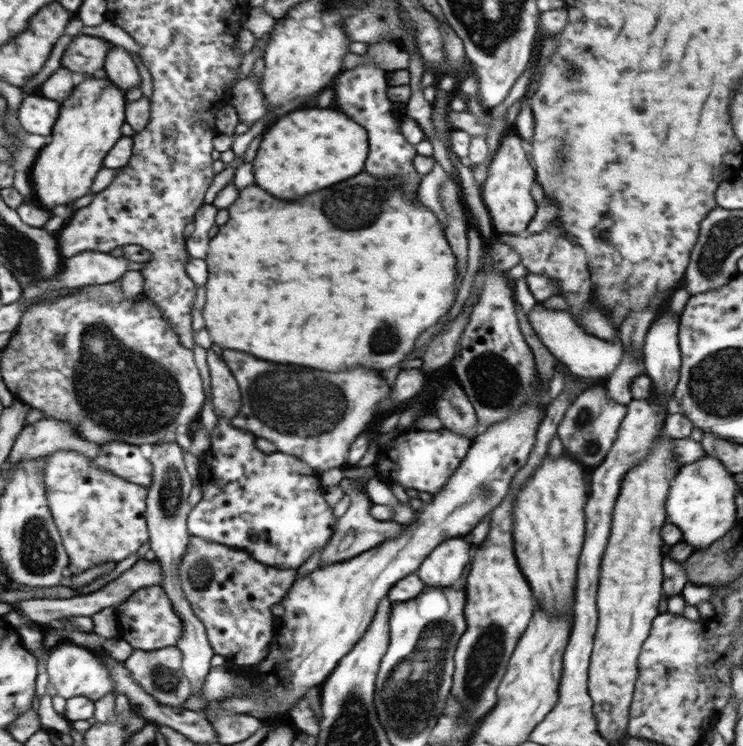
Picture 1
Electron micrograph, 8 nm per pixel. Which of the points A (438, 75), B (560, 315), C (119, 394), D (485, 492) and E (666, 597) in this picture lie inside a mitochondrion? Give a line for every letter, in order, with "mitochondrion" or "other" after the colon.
A: other
B: other
C: mitochondrion
D: mitochondrion
E: other

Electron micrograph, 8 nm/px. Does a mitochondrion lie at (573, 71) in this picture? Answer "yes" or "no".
yes

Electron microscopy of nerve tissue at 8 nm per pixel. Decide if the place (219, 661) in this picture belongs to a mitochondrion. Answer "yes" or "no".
no

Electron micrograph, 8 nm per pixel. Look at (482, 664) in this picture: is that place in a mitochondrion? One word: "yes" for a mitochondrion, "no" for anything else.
yes

